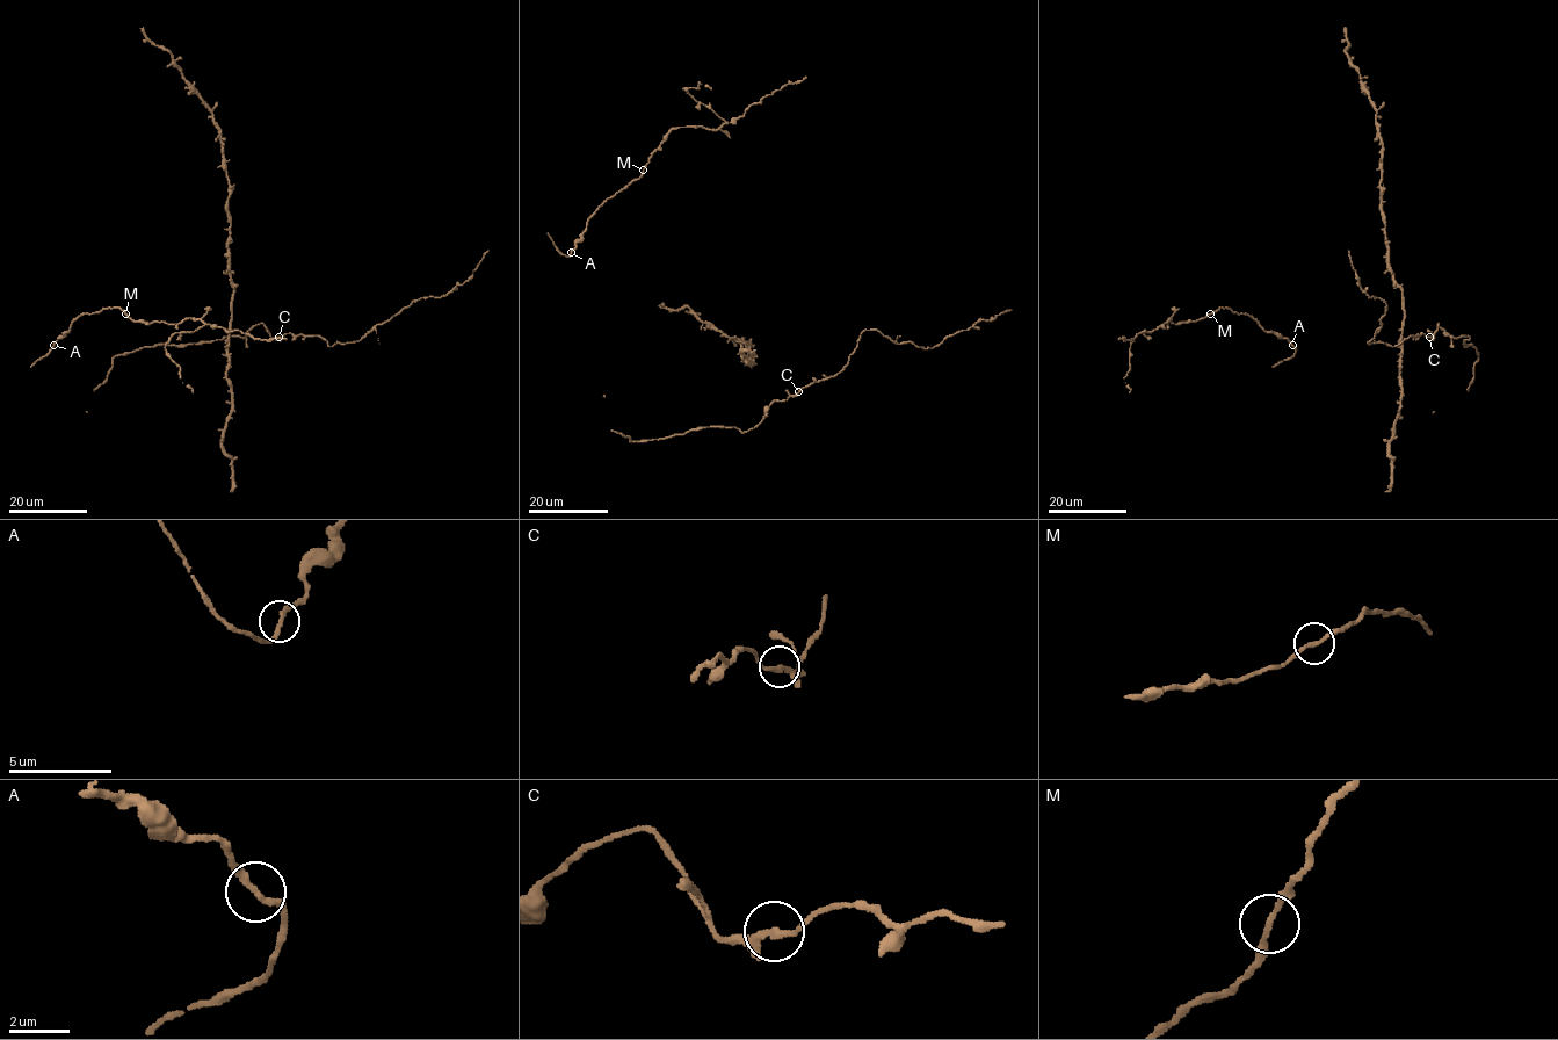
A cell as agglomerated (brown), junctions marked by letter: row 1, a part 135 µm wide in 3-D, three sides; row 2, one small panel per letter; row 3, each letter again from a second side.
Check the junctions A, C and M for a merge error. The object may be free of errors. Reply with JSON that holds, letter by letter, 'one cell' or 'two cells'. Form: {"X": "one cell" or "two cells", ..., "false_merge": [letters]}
{"A": "one cell", "C": "one cell", "M": "one cell", "false_merge": []}

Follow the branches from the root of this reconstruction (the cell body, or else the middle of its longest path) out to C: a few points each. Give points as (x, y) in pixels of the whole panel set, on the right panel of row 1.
C: (1473, 378), (1478, 353), (1472, 344), (1464, 344), (1468, 337), (1450, 337), (1439, 324), (1434, 336), (1429, 337)

